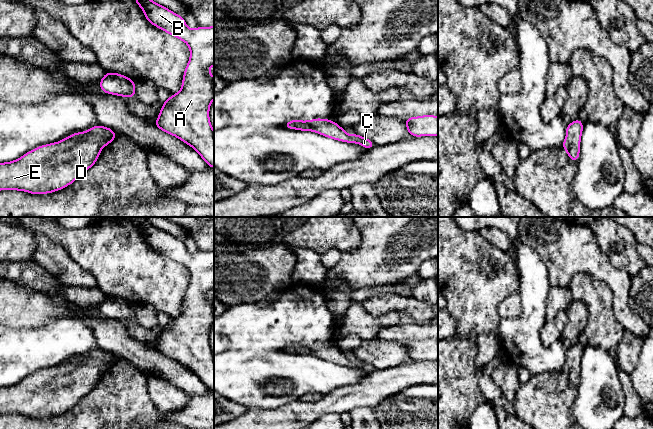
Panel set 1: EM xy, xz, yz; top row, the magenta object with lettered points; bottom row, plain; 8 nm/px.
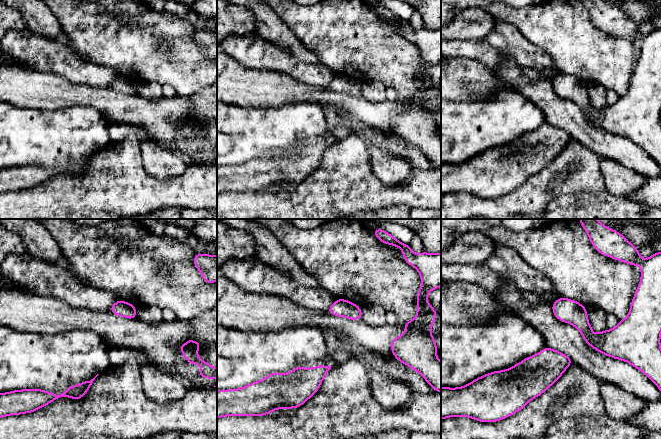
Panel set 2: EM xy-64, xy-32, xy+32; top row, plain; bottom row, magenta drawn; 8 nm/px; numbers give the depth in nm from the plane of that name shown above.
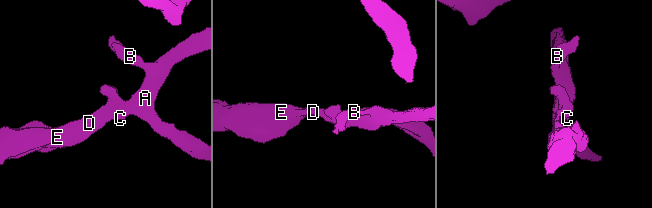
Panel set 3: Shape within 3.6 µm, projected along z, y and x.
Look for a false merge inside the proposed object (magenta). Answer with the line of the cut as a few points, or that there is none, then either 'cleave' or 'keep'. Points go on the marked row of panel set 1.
no cut | keep

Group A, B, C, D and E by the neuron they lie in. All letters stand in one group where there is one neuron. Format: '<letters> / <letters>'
A B C D E

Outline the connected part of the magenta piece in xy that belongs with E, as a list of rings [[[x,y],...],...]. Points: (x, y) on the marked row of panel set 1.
[[[97,125],[59,142],[39,146],[15,161],[0,163],[0,190],[20,190],[31,194],[61,190],[92,167],[102,148],[113,142],[117,136],[111,128]]]

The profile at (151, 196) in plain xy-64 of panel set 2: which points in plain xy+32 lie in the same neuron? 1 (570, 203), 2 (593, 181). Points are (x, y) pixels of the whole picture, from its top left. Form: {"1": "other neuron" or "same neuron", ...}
{"1": "other neuron", "2": "same neuron"}

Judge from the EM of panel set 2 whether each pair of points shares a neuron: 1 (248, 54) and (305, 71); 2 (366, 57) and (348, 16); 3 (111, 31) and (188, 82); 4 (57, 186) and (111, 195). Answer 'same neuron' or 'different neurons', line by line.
1: same neuron
2: same neuron
3: same neuron
4: same neuron

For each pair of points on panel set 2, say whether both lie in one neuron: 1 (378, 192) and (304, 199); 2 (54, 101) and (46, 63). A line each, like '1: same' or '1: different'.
1: same
2: different

